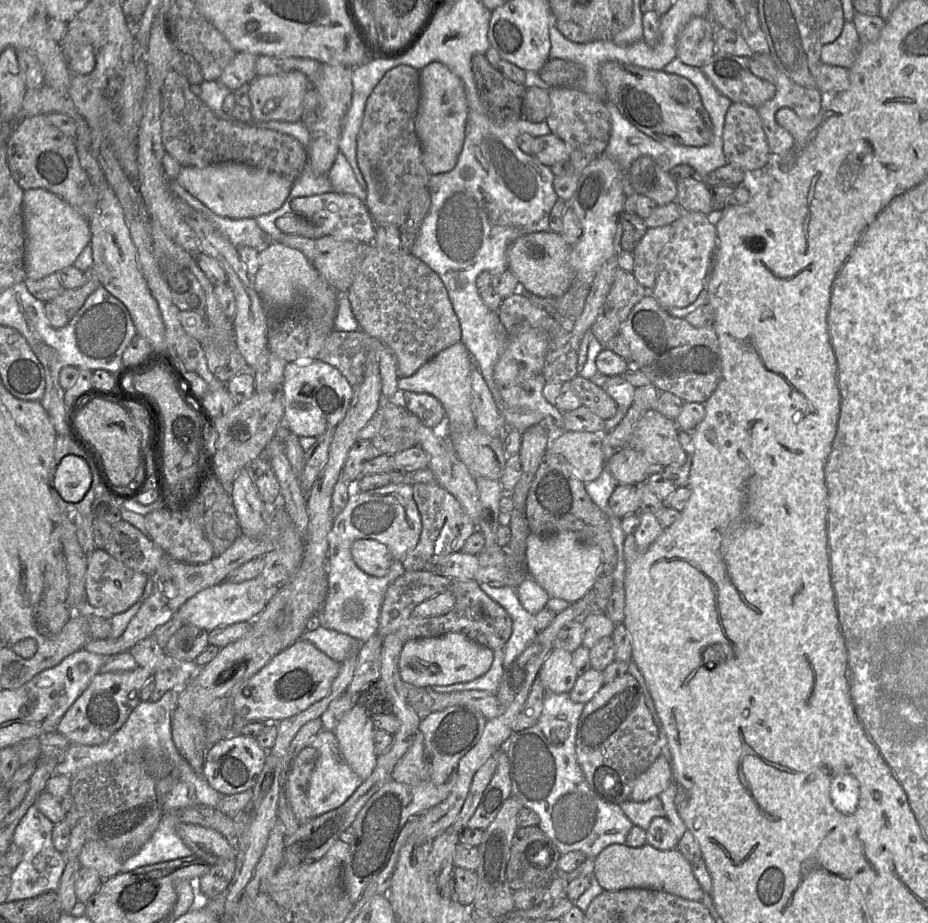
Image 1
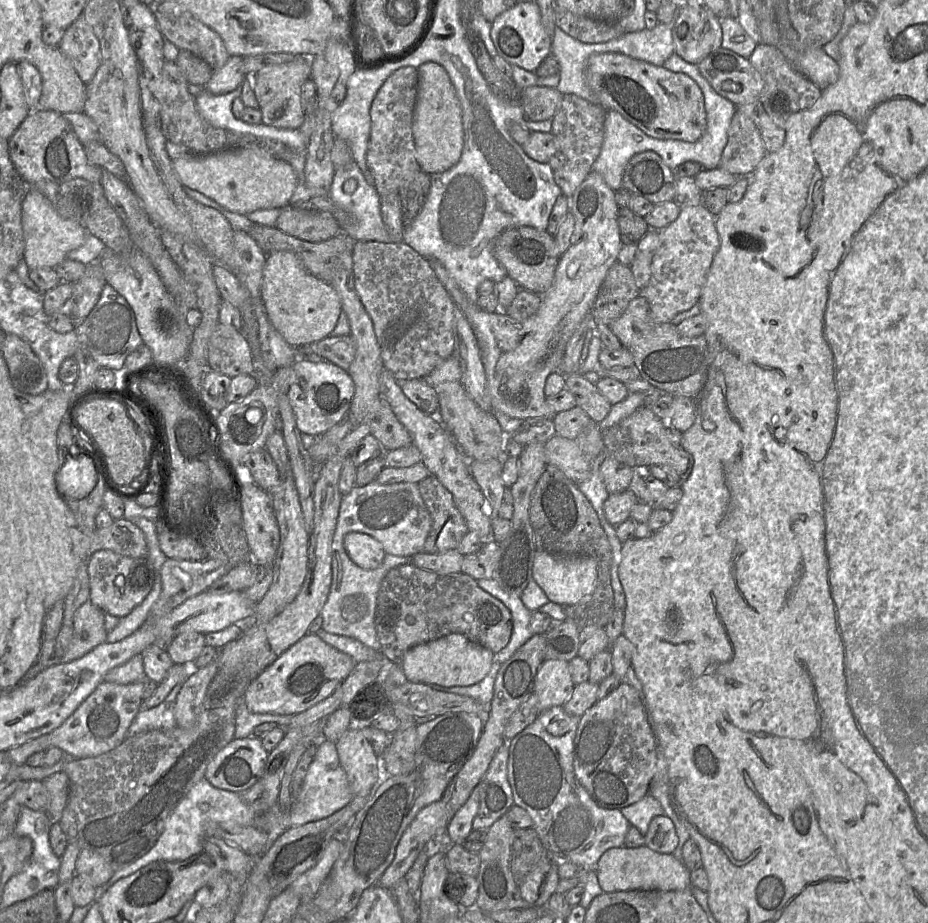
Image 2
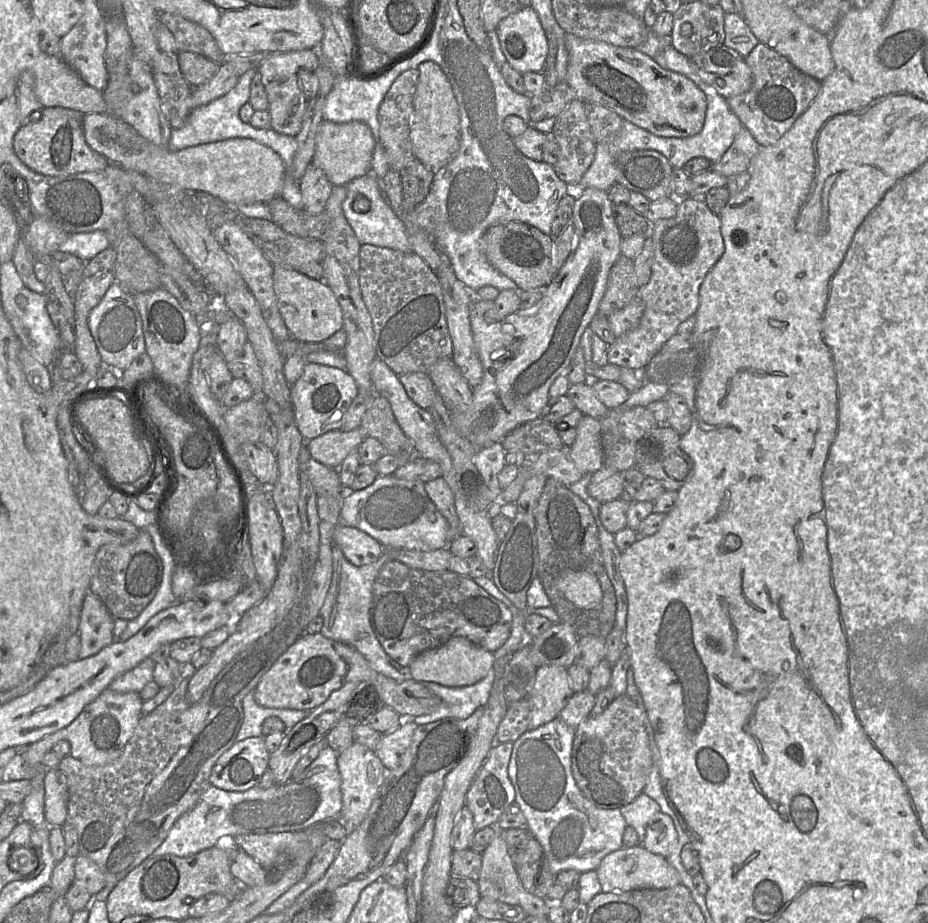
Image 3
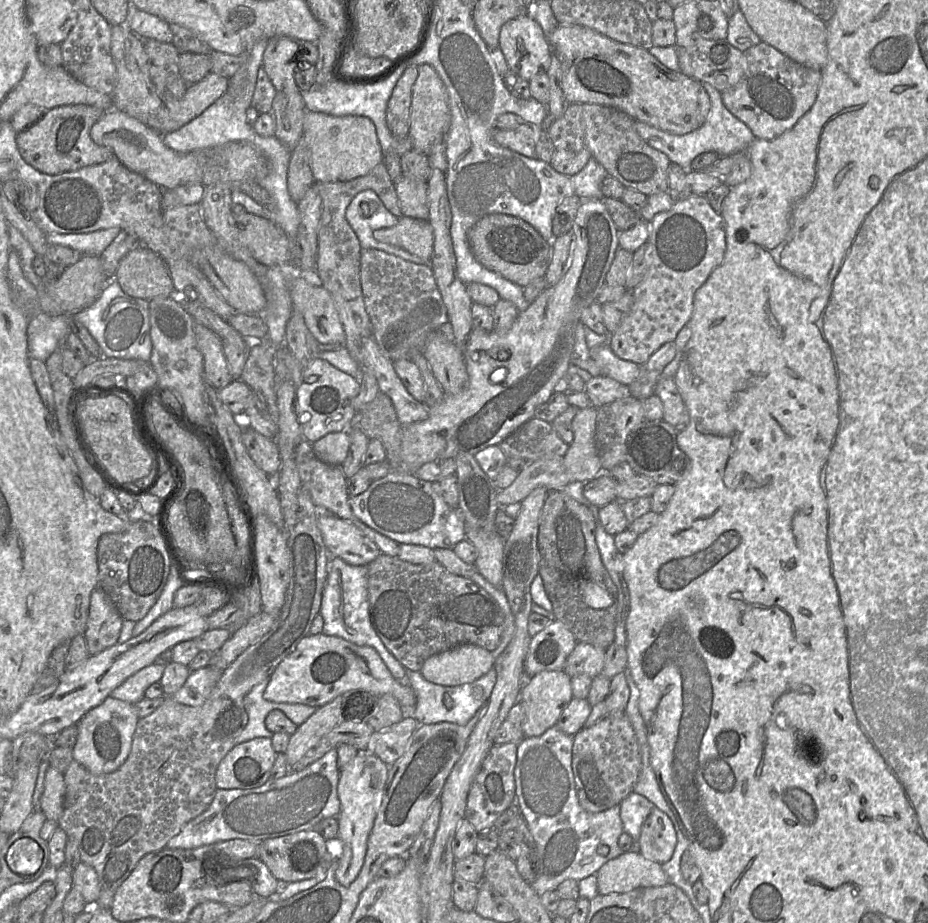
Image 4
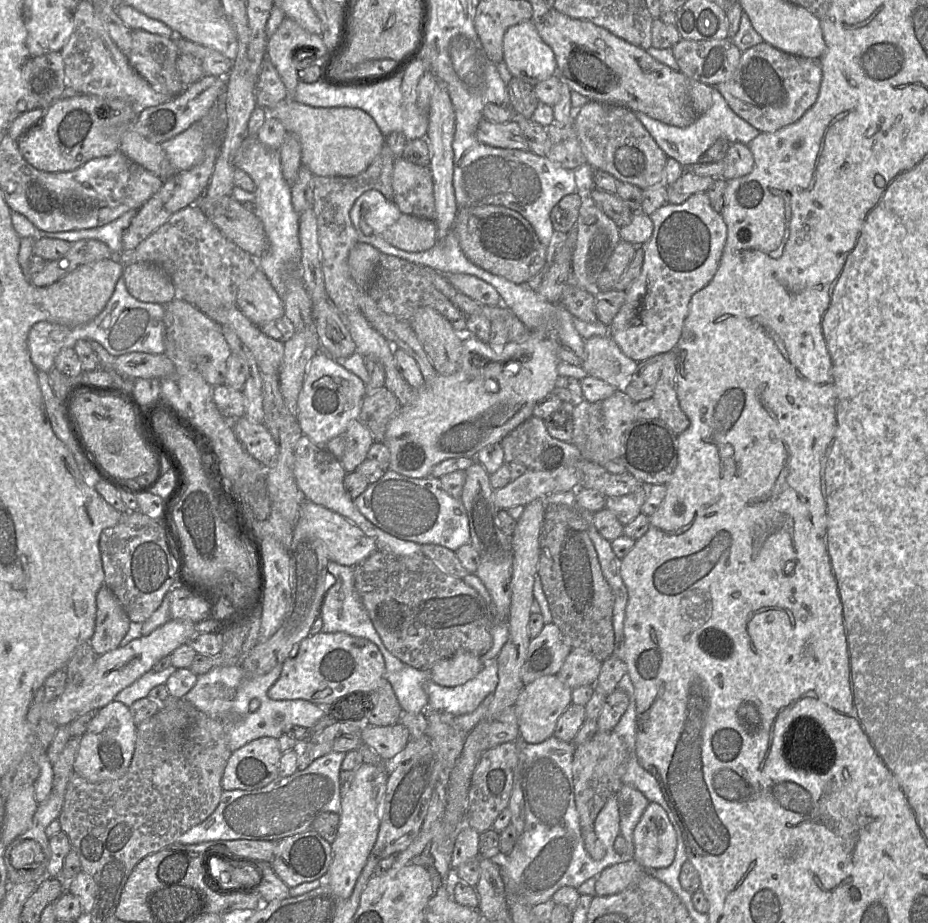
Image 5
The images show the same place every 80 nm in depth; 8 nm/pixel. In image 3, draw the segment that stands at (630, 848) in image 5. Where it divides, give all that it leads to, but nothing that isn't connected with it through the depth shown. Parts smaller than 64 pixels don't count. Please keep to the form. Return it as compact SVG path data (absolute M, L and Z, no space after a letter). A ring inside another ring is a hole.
M643 792L634 801L620 808L627 826L637 832L640 845L644 840L648 821L659 811L661 808L657 802Z

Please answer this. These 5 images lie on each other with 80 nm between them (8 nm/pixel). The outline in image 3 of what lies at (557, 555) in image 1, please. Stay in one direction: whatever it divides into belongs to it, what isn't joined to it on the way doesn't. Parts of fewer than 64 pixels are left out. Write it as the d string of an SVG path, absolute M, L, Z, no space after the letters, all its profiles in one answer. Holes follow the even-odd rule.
M584 569L560 573L558 588L566 599L584 609L595 608L601 603L603 597L596 576Z

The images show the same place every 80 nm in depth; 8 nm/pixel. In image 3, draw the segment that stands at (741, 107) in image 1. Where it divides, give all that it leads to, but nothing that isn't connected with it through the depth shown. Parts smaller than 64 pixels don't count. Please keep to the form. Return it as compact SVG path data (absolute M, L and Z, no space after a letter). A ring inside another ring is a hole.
M743 127L735 136L733 143L722 158L711 165L715 172L730 177L742 172L750 172L750 163L760 145L751 132Z

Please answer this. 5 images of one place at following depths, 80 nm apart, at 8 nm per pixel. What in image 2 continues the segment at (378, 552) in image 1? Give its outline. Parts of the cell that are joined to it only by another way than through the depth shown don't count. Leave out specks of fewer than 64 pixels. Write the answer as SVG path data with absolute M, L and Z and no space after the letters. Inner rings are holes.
M360 532L347 533L344 537L344 548L350 559L365 570L378 568L386 554L378 540Z

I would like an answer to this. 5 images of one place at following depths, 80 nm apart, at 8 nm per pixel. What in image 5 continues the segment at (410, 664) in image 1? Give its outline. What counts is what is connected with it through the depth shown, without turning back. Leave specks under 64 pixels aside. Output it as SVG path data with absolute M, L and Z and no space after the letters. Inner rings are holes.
M459 652L450 658L437 661L430 668L430 679L444 687L462 685L483 668L480 657L470 652Z

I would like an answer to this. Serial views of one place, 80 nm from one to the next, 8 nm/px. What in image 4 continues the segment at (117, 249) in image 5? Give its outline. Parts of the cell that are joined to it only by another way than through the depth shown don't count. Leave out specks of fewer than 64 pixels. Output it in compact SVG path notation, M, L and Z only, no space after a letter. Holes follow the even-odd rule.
M119 227L97 230L80 234L46 234L48 245L62 245L72 248L80 255L100 256L105 248L121 232Z

